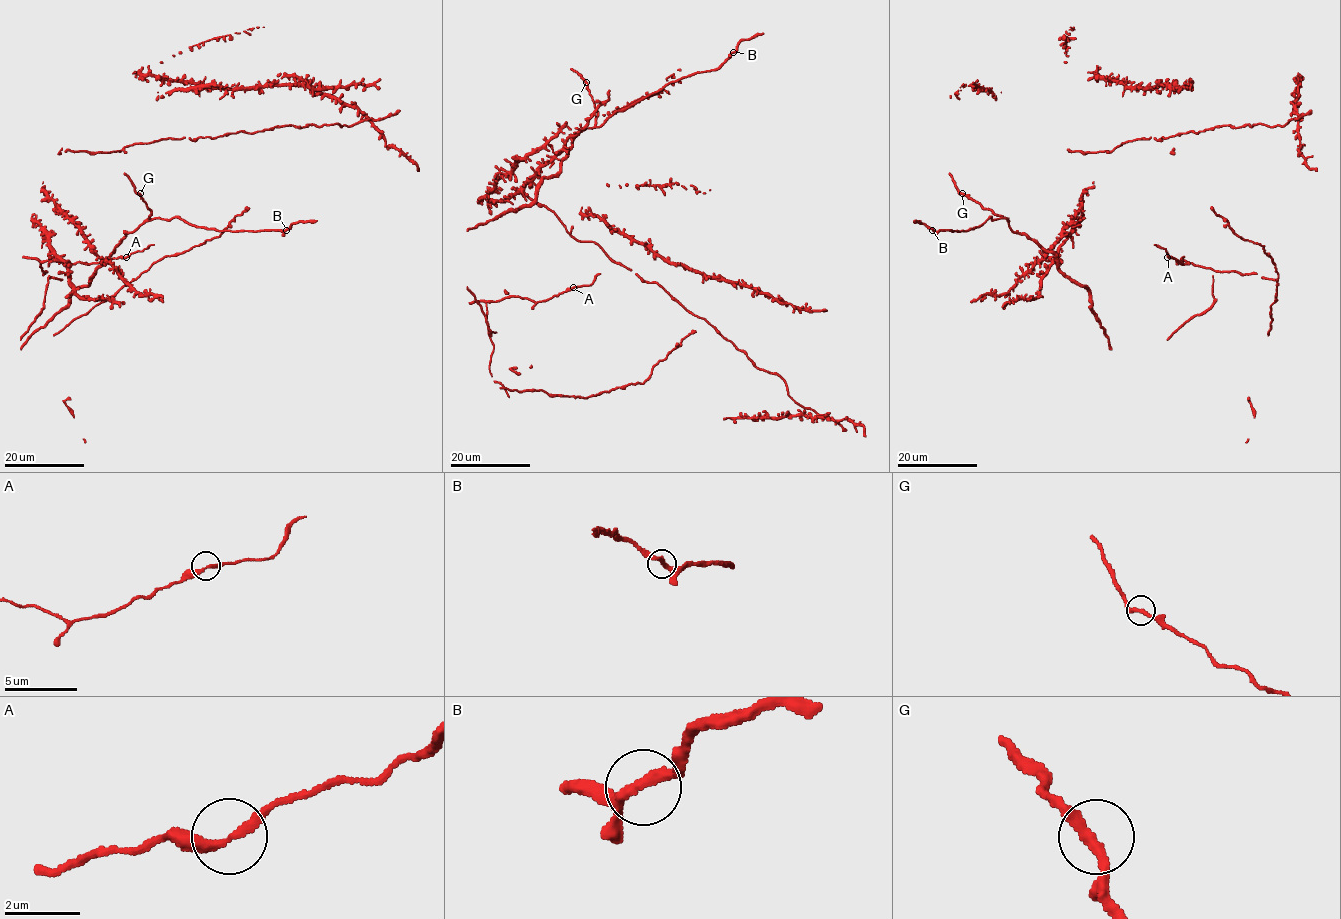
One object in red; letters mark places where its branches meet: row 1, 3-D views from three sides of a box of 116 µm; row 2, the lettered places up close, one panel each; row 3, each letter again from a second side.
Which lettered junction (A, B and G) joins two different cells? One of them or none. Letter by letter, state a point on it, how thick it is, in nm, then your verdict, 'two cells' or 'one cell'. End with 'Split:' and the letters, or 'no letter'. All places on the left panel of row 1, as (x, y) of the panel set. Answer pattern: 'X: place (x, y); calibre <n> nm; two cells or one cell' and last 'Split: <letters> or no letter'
A: place (126, 257); calibre 260 nm; one cell
B: place (286, 230); calibre 280 nm; one cell
G: place (140, 193); calibre 280 nm; one cell
Split: no letter

